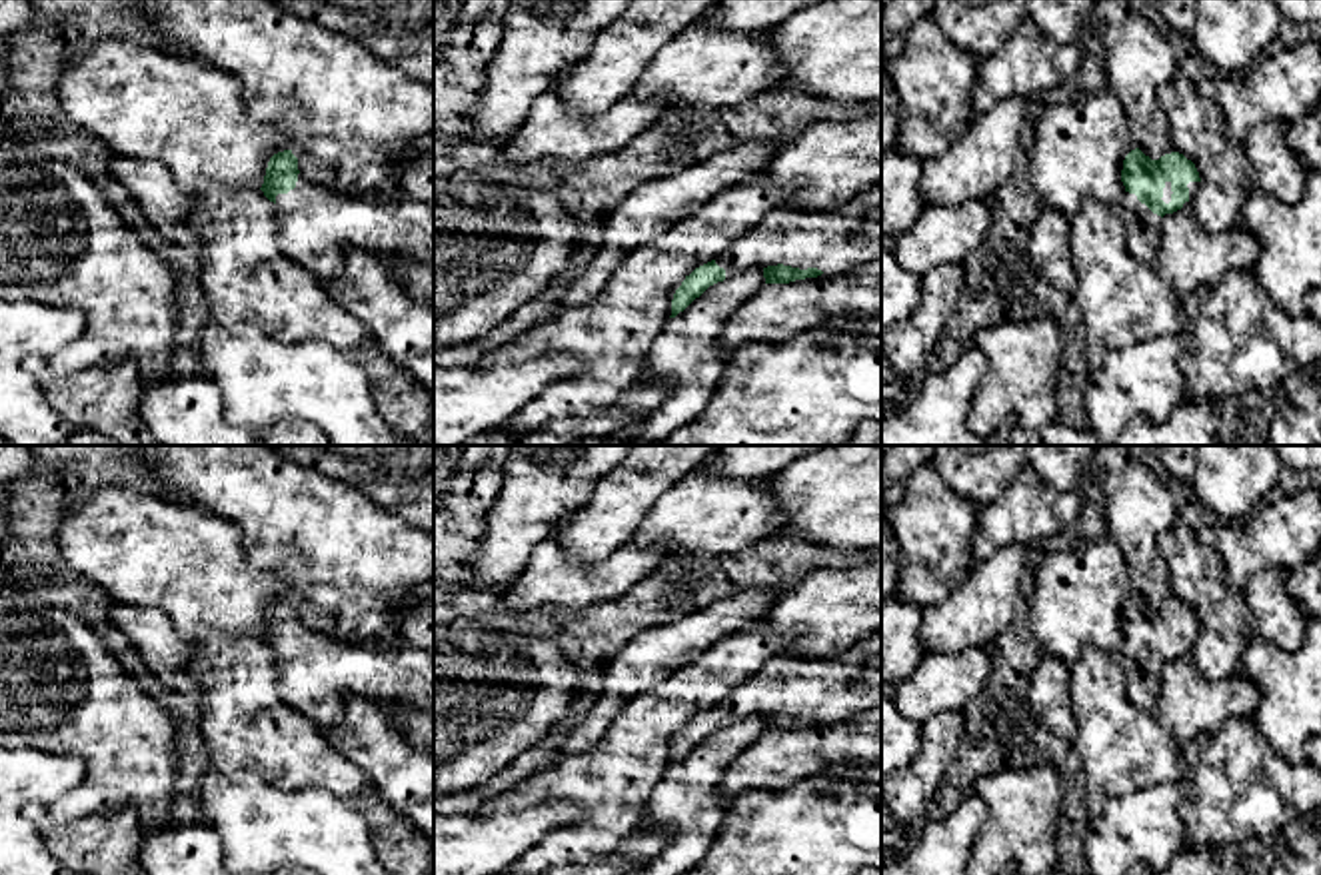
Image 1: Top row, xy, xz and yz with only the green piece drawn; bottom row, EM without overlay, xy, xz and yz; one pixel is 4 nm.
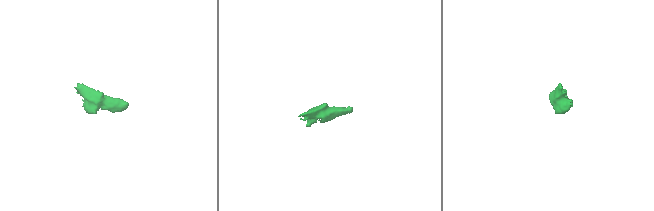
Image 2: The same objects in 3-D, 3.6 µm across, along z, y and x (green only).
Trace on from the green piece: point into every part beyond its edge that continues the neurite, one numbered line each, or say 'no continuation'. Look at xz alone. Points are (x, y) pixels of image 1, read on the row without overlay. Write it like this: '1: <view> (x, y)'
1: xz (838, 688)

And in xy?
1: xy (318, 670)

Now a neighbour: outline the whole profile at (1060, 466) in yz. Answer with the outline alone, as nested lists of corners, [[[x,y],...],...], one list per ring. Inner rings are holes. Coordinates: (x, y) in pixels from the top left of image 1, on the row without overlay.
[[[1027,445],[1025,463],[1039,473],[1045,485],[1067,491],[1079,485],[1093,449],[1095,445]]]

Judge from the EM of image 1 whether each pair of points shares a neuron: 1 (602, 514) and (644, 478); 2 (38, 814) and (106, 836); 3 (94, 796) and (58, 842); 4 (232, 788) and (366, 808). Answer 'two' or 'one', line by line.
1: one
2: one
3: two
4: two

